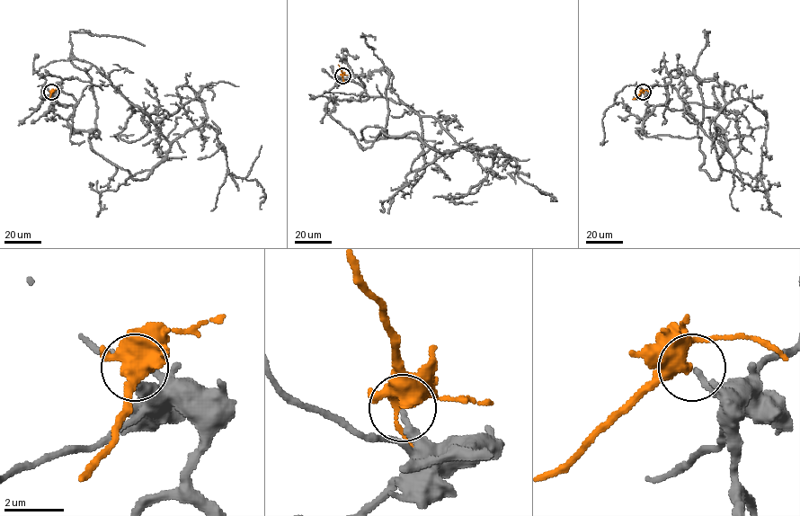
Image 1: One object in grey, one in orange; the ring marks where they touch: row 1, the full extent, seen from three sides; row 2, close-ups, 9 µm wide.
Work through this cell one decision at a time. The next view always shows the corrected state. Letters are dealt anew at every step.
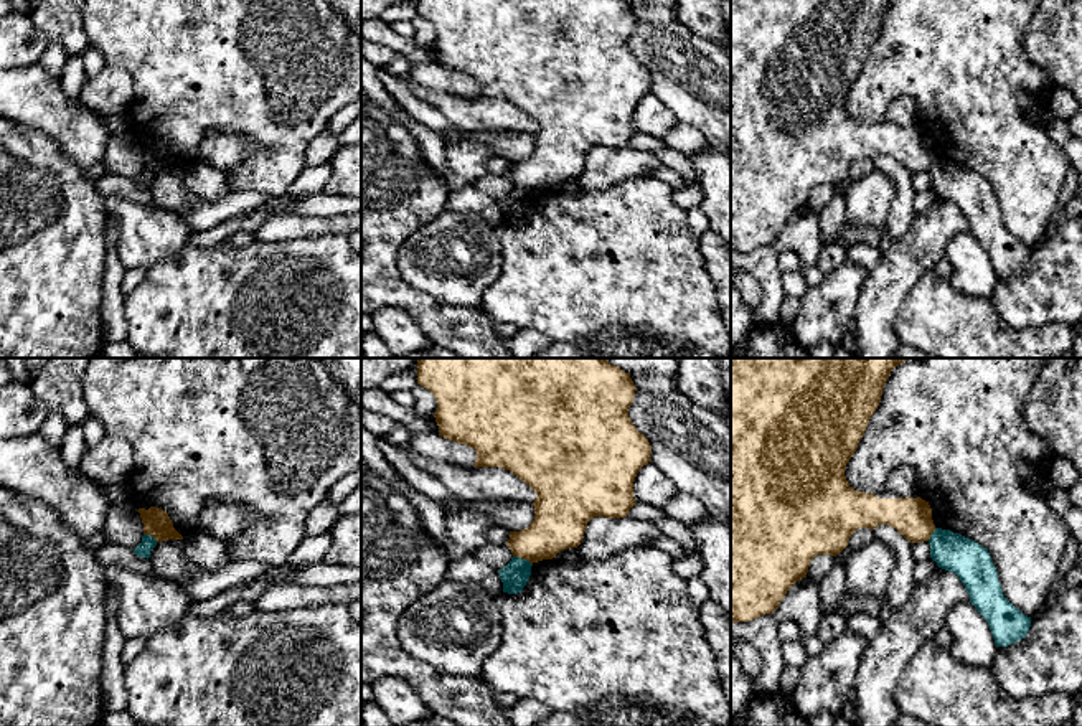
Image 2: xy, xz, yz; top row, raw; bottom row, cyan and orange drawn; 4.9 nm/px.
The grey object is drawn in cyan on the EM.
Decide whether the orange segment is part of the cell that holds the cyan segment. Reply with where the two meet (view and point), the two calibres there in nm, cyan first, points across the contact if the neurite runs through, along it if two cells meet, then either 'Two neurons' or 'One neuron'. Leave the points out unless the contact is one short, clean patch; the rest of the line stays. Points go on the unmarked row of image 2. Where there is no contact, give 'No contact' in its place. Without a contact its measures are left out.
Touches cyan at xz (523, 190). Thickness 140 nm (cyan) against 260 nm. Boundary: xz (513, 185), (531, 195). Two neurons

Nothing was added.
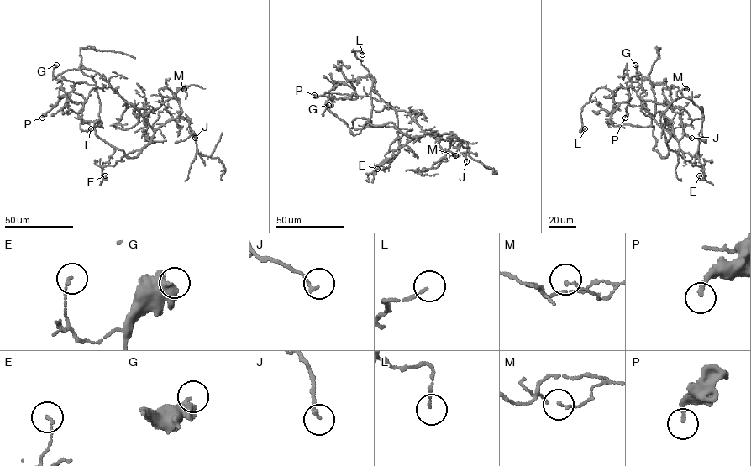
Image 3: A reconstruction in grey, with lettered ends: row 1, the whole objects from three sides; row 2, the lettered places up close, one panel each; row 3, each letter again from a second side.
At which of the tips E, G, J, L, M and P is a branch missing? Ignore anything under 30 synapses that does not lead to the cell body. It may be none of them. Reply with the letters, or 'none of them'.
none of them

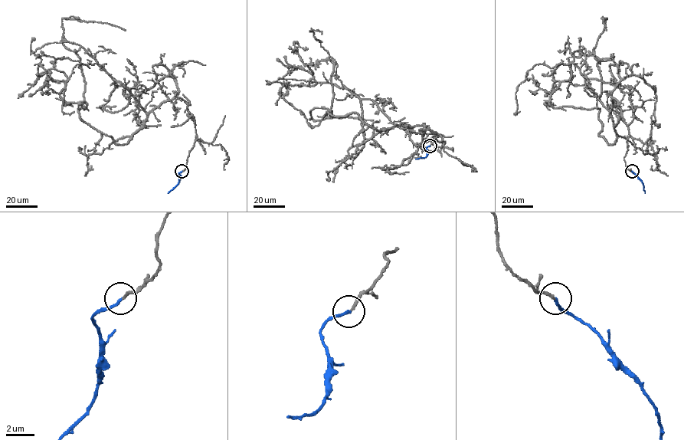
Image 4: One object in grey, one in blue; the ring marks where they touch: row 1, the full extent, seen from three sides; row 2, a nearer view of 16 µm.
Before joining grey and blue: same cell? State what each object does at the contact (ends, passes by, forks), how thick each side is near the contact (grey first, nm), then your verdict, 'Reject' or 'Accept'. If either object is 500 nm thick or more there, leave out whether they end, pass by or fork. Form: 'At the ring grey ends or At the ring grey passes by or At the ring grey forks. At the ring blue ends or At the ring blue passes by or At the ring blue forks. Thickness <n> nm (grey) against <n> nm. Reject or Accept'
At the ring grey ends. At the ring blue ends. Thickness 180 nm (grey) against 180 nm. Accept

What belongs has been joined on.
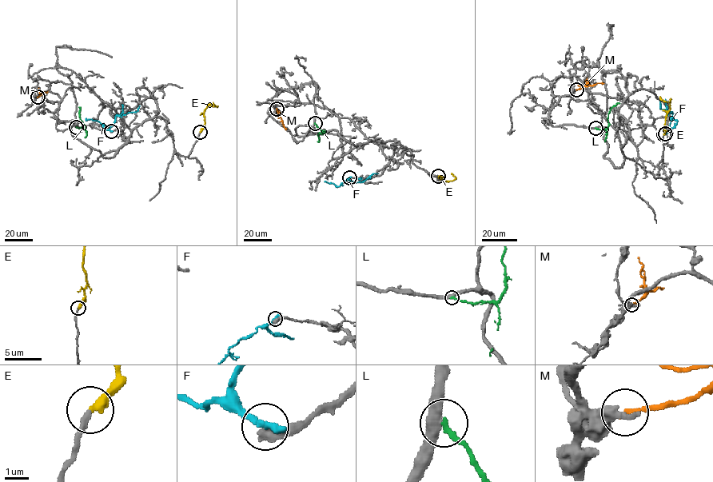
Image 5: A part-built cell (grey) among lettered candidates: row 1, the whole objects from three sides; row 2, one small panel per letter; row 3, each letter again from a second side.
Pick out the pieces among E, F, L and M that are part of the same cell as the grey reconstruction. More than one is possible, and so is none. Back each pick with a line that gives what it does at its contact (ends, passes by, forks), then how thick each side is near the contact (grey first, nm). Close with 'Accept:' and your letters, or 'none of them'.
E: It ends there. Thickness 200 nm (grey) against 320 nm
Accept: E

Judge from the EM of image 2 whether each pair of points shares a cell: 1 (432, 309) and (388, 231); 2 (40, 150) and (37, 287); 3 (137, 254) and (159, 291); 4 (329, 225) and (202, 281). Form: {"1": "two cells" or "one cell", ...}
{"1": "one cell", "2": "one cell", "3": "two cells", "4": "two cells"}

